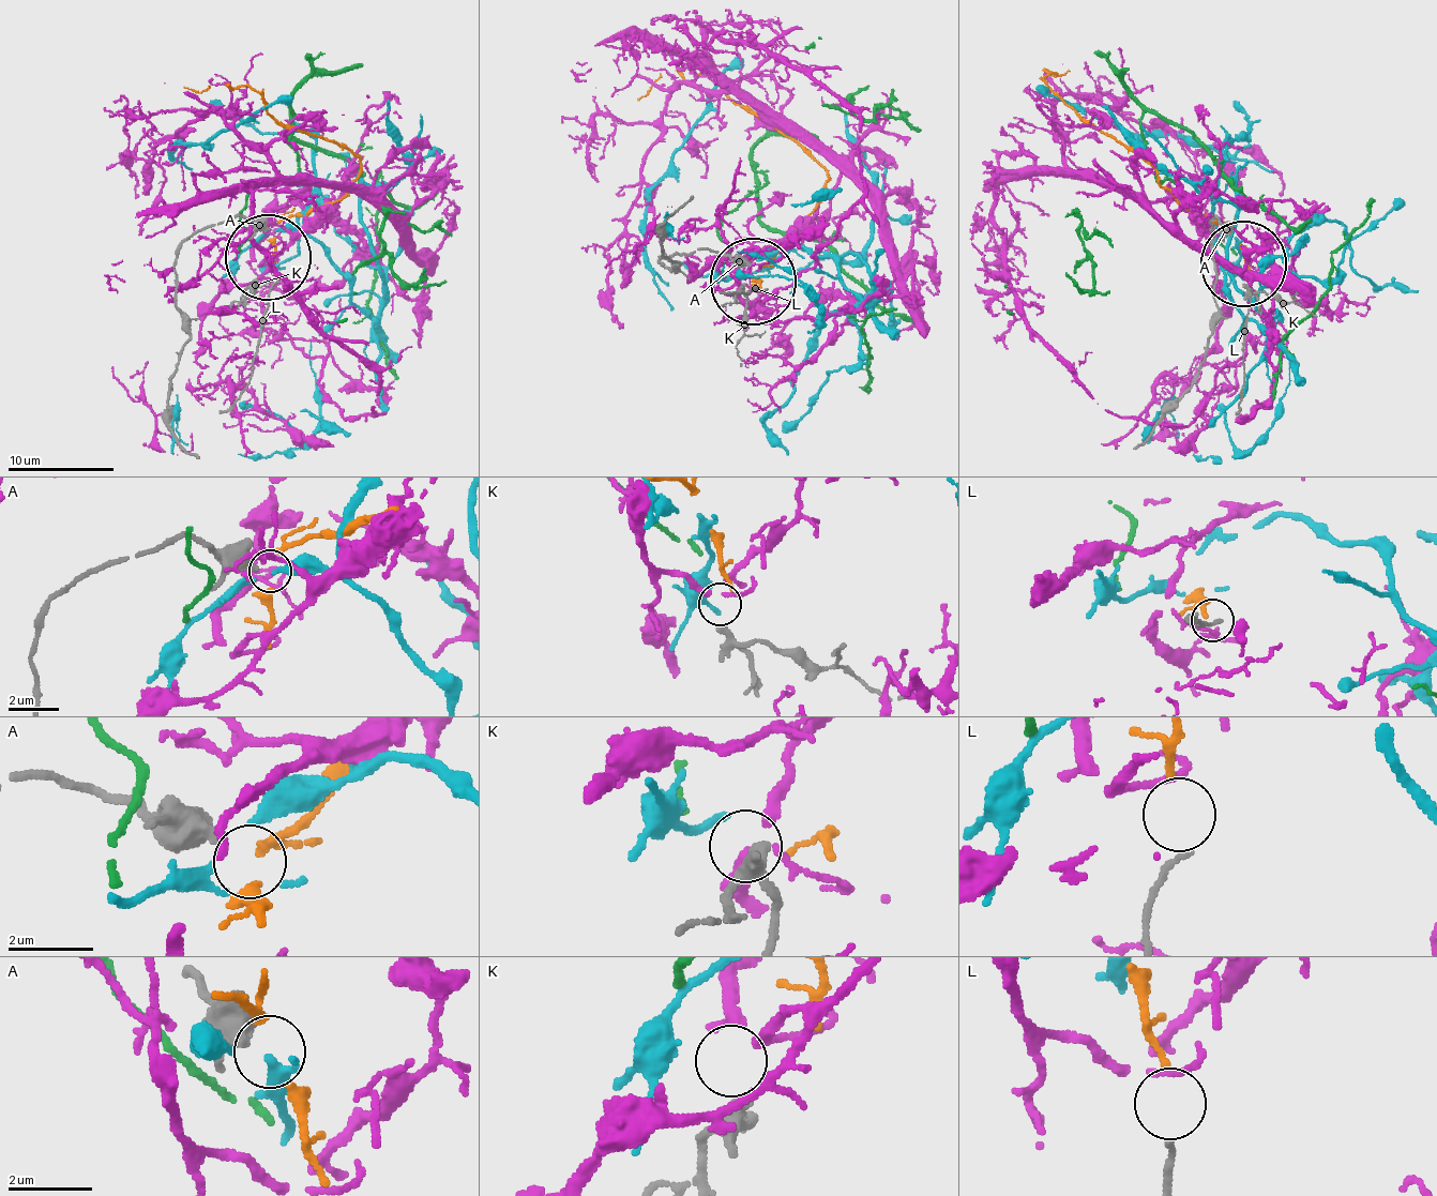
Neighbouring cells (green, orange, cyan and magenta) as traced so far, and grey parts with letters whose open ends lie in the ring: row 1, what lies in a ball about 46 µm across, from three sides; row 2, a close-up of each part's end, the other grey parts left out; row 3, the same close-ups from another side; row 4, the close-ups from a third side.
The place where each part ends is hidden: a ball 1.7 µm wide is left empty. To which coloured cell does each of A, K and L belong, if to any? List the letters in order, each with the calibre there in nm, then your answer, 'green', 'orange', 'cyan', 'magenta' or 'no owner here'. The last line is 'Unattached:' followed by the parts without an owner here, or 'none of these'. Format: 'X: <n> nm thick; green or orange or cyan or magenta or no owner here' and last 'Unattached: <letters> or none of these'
A: 480 nm thick; no owner here
K: 240 nm thick; magenta
L: 140 nm thick; orange
Unattached: A

